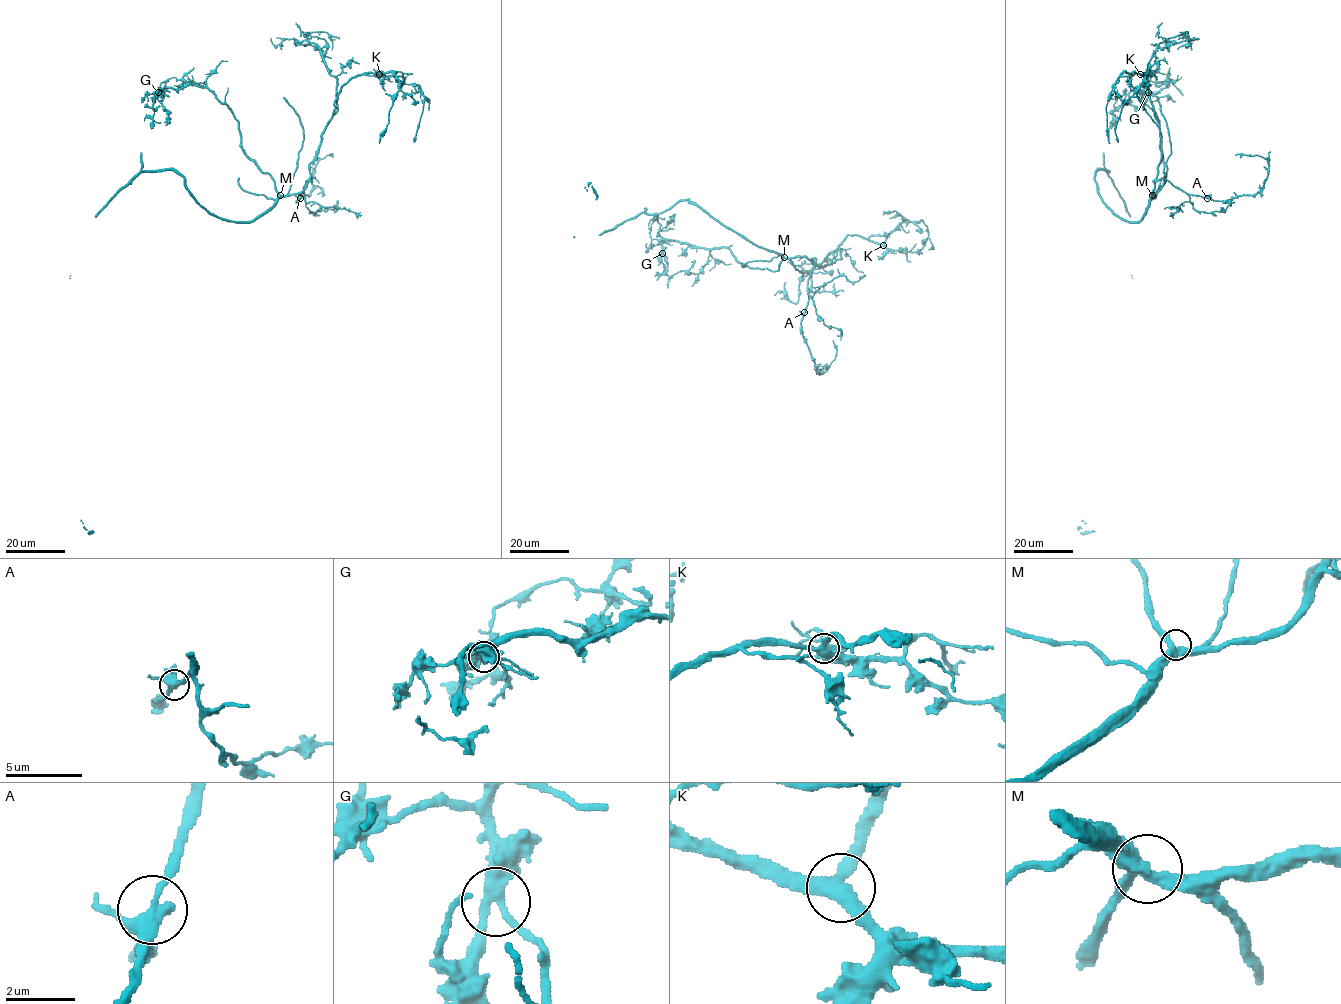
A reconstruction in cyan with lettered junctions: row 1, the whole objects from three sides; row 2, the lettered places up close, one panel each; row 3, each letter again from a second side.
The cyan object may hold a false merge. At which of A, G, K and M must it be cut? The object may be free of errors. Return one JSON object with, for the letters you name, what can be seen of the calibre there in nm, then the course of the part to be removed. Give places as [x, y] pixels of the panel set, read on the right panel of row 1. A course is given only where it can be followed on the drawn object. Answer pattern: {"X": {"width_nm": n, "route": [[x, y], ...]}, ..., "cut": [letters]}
{"cut": []}

